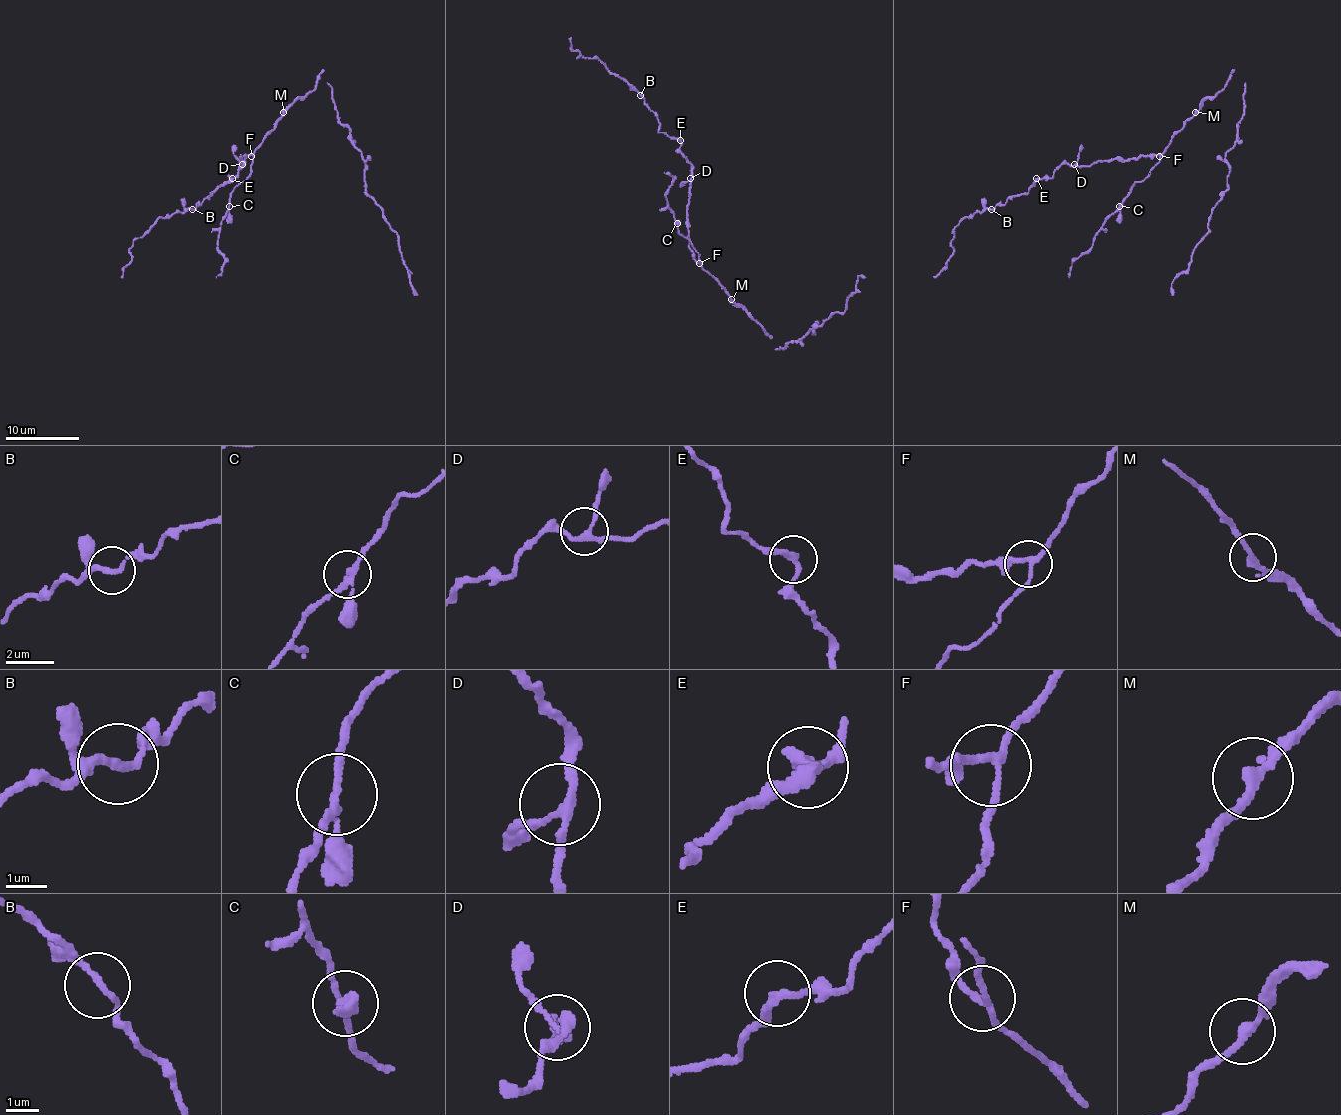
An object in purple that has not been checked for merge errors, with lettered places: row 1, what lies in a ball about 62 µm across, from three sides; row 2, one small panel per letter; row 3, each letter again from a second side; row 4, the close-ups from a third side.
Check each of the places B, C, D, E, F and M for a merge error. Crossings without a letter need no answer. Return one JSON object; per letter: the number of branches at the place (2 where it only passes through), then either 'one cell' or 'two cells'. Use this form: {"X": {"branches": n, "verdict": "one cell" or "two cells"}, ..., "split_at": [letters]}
{"B": {"branches": 2, "verdict": "one cell"}, "C": {"branches": 3, "verdict": "one cell"}, "D": {"branches": 3, "verdict": "one cell"}, "E": {"branches": 2, "verdict": "one cell"}, "F": {"branches": 3, "verdict": "one cell"}, "M": {"branches": 3, "verdict": "one cell"}, "split_at": []}

